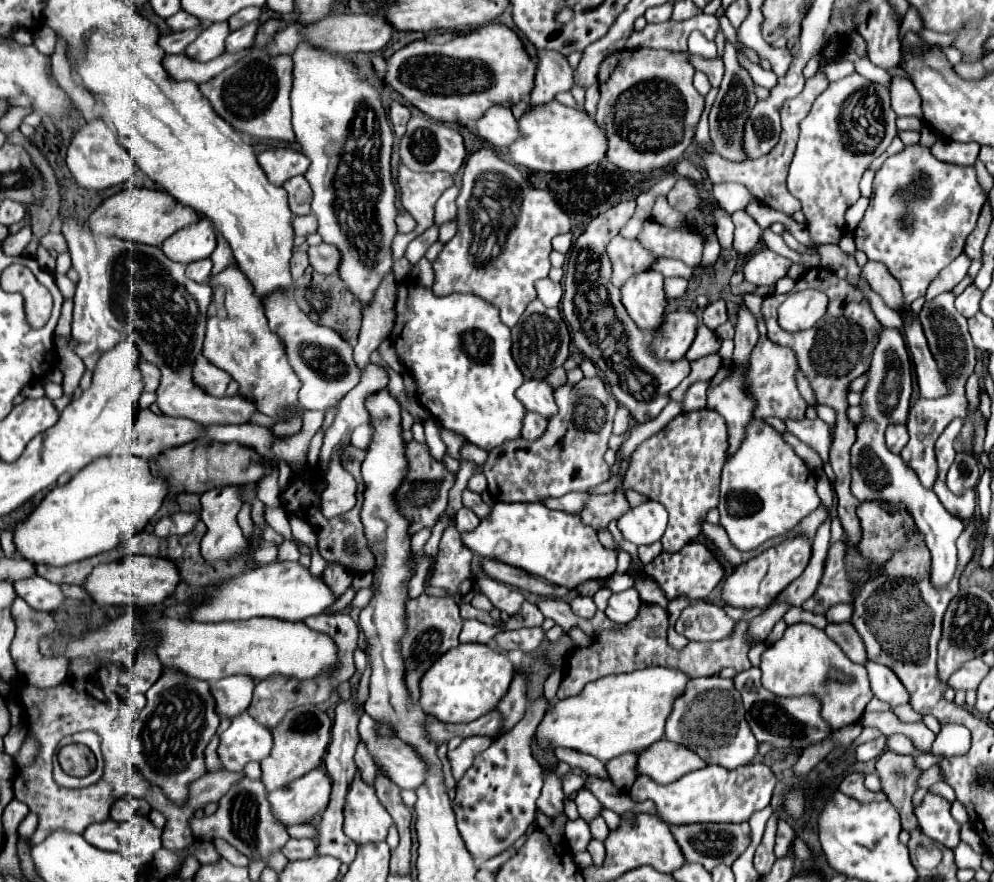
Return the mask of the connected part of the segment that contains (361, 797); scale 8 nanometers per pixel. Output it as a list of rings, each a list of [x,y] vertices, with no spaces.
[[[355,776],[345,802],[343,832],[347,838],[351,838],[357,846],[365,846],[369,842],[385,842],[391,824],[393,818],[375,796],[375,788]]]

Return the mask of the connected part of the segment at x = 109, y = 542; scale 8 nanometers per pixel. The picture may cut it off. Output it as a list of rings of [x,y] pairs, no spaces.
[[[111,454],[95,458],[77,472],[65,486],[55,486],[33,510],[33,514],[15,526],[15,546],[21,556],[33,564],[65,566],[113,550],[137,532],[163,506],[169,486],[151,470],[151,462],[131,454]]]

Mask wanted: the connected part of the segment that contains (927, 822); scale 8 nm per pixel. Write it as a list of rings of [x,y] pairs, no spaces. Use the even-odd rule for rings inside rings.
[[[927,794],[915,814],[921,830],[929,838],[953,850],[959,844],[959,824],[949,814],[949,808],[951,804],[945,798]]]

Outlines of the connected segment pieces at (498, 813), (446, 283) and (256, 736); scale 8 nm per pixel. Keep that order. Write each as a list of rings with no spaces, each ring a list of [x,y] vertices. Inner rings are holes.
[[[545,700],[531,702],[525,716],[507,734],[493,740],[483,754],[475,756],[473,766],[457,782],[453,812],[457,816],[457,828],[465,848],[473,858],[493,858],[509,850],[535,820],[535,800],[543,786],[543,768],[533,758],[531,740],[545,716],[545,710]]]
[[[479,148],[467,158],[457,208],[457,234],[443,246],[441,254],[433,262],[435,284],[431,288],[435,290],[435,294],[477,294],[495,304],[505,326],[513,328],[525,312],[527,304],[537,296],[533,288],[535,280],[549,274],[549,252],[553,236],[569,232],[571,220],[547,190],[533,188],[529,180],[517,170],[517,166],[501,160],[491,148]]]
[[[247,712],[235,716],[219,740],[217,752],[229,772],[241,772],[249,760],[263,760],[273,746],[269,730],[257,724]]]

